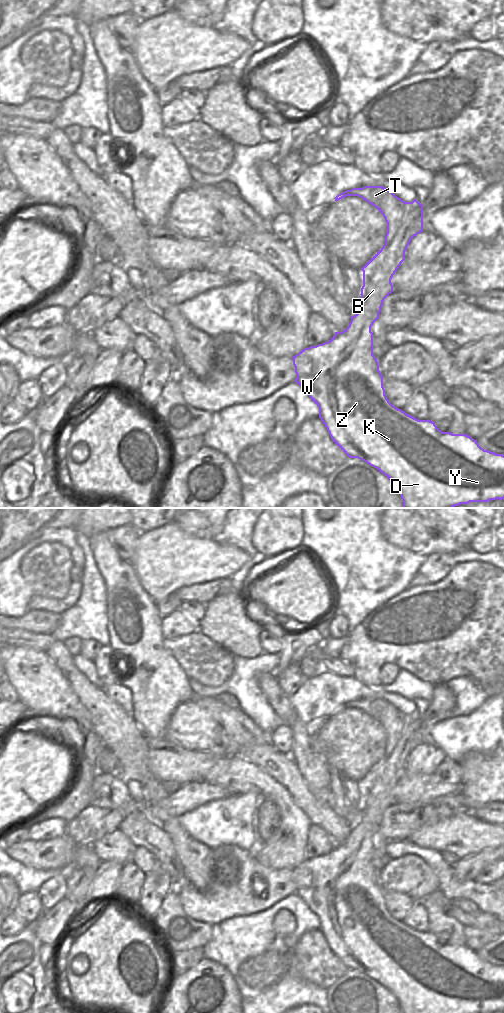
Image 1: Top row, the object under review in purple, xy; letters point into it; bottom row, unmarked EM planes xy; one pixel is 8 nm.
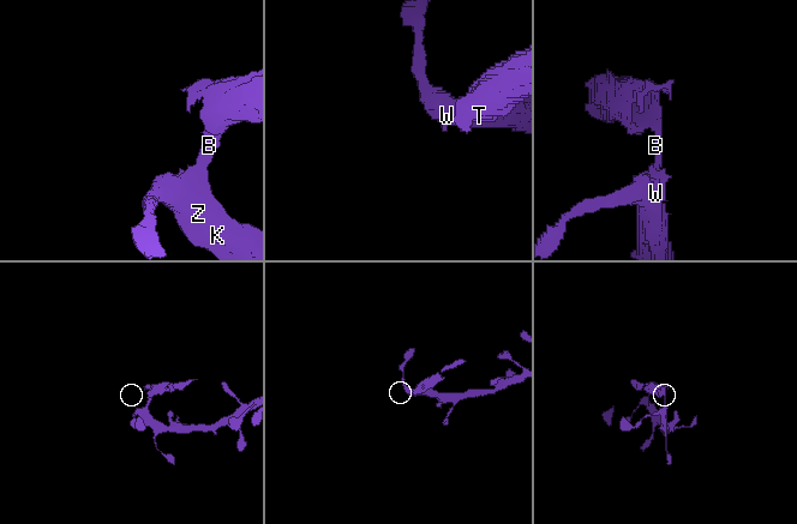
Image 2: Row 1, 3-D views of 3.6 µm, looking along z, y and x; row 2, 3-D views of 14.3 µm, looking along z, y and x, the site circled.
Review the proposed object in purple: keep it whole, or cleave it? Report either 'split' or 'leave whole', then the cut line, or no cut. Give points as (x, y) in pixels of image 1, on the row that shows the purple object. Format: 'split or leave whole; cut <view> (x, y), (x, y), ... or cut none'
split; cut xy (348, 326), (364, 333), (370, 332)

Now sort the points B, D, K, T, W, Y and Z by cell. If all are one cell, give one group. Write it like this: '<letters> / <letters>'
B T / D K W Y Z

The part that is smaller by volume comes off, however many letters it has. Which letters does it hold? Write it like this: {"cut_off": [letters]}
{"cut_off": ["B", "T"]}

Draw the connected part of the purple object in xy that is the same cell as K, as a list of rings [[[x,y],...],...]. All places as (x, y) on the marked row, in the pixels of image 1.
[[[349,326],[328,341],[316,346],[304,348],[292,358],[297,375],[295,382],[309,395],[319,407],[319,418],[325,425],[333,442],[349,457],[358,458],[384,474],[398,489],[403,501],[403,508],[453,508],[470,502],[488,502],[504,499],[504,455],[484,450],[478,443],[466,434],[442,432],[430,420],[418,420],[401,409],[396,408],[386,397],[383,387],[383,377],[379,371],[378,361],[373,355],[373,333],[364,334]]]

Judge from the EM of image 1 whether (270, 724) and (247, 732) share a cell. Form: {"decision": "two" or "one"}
{"decision": "two"}

